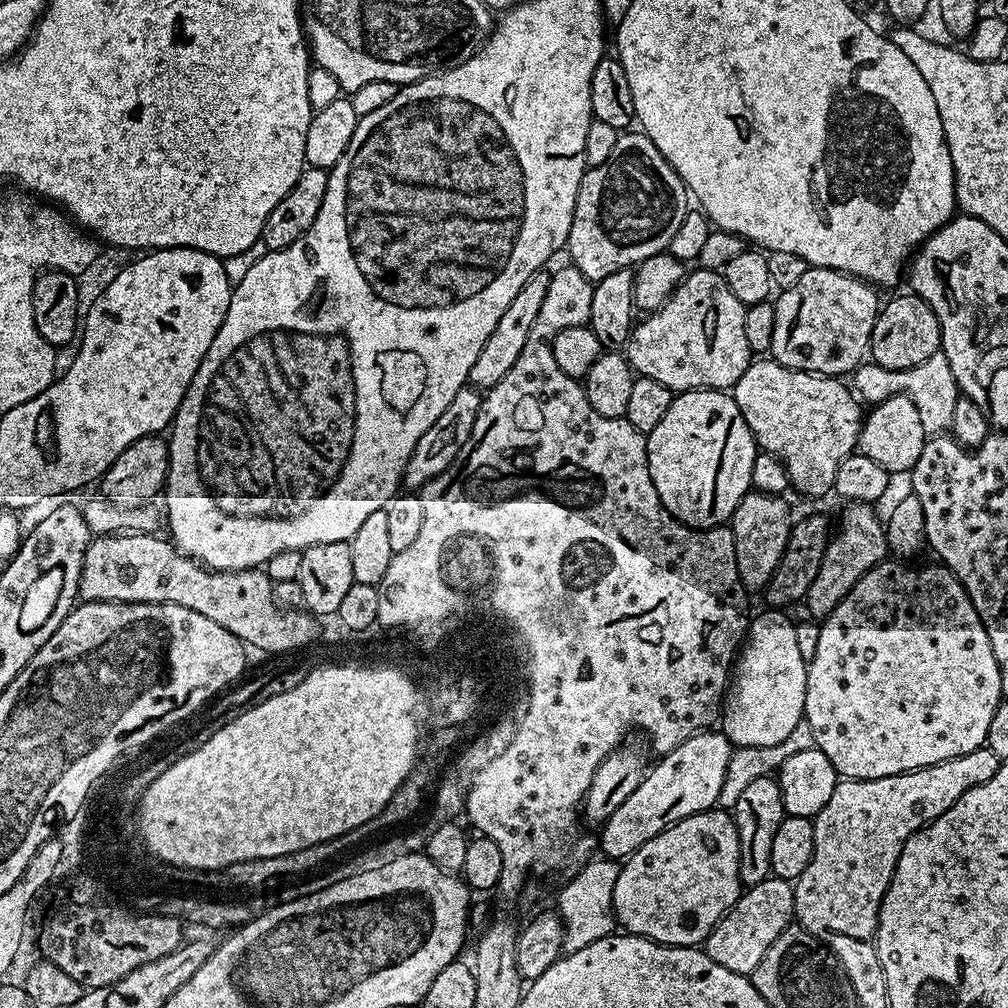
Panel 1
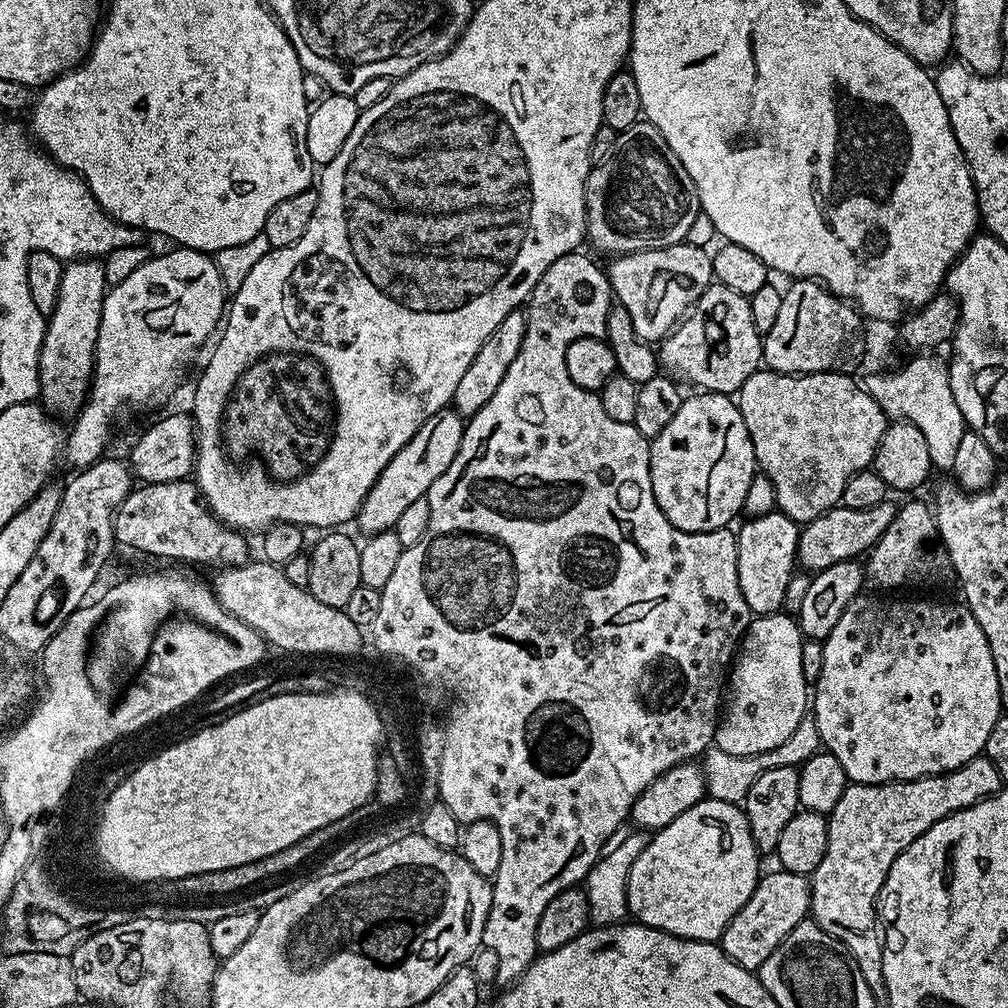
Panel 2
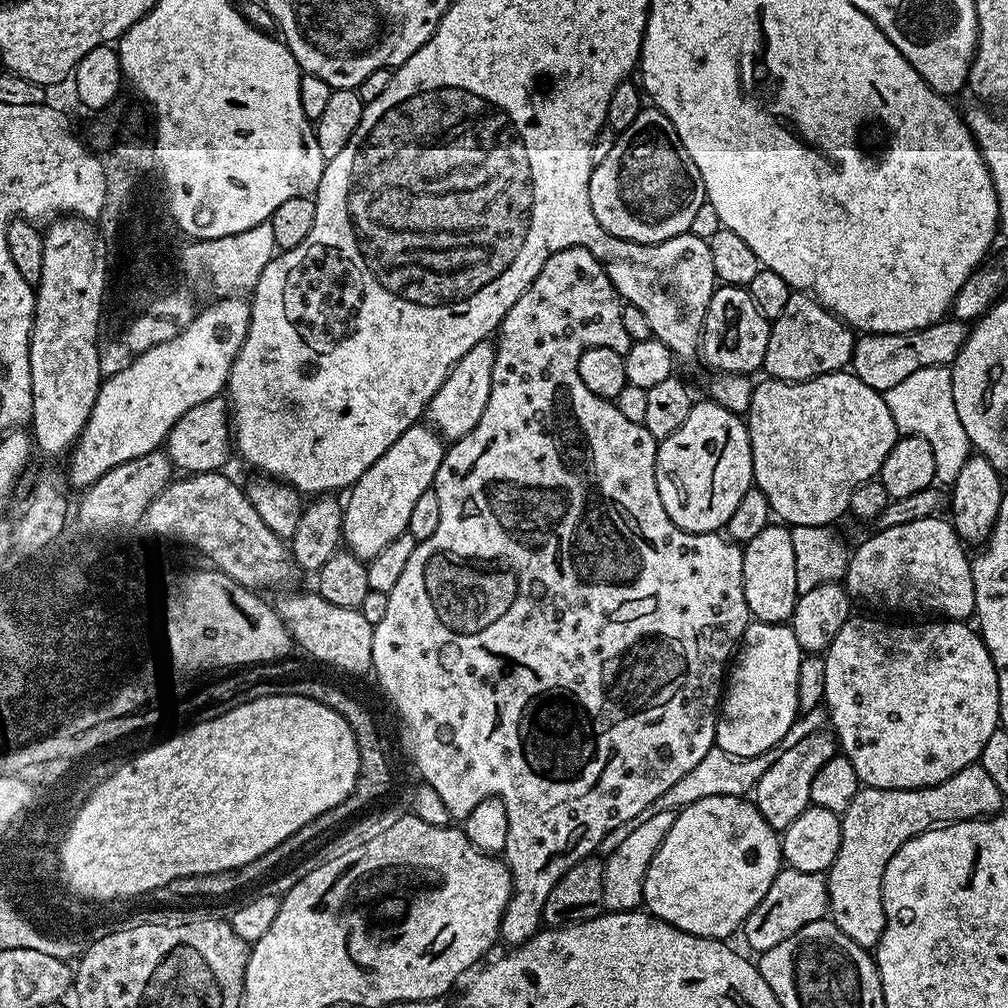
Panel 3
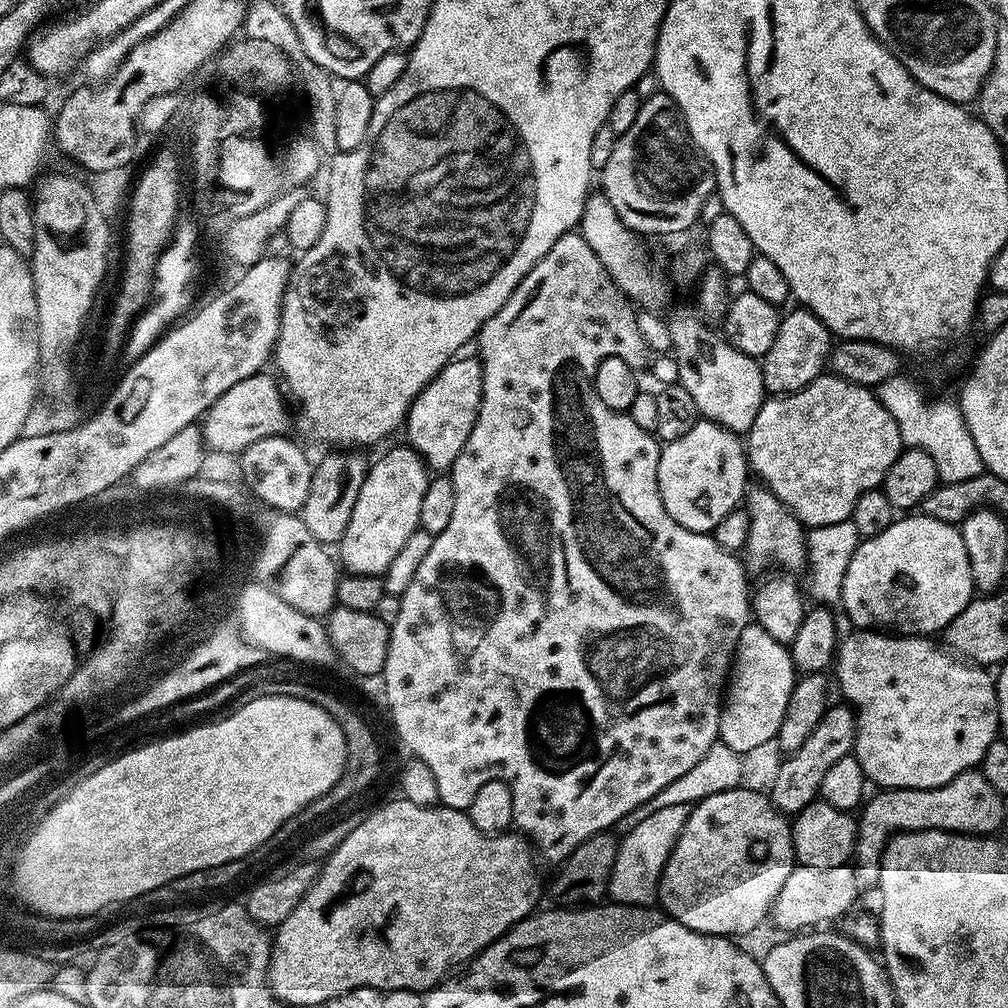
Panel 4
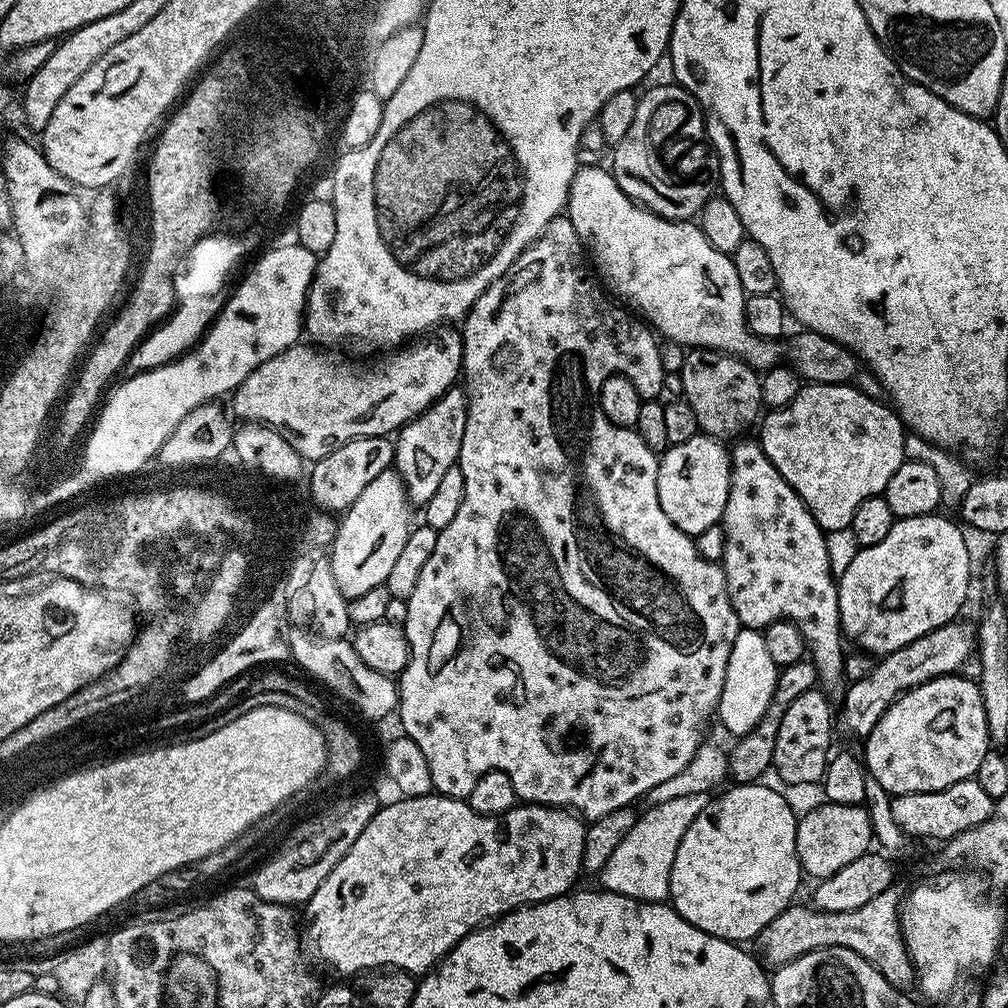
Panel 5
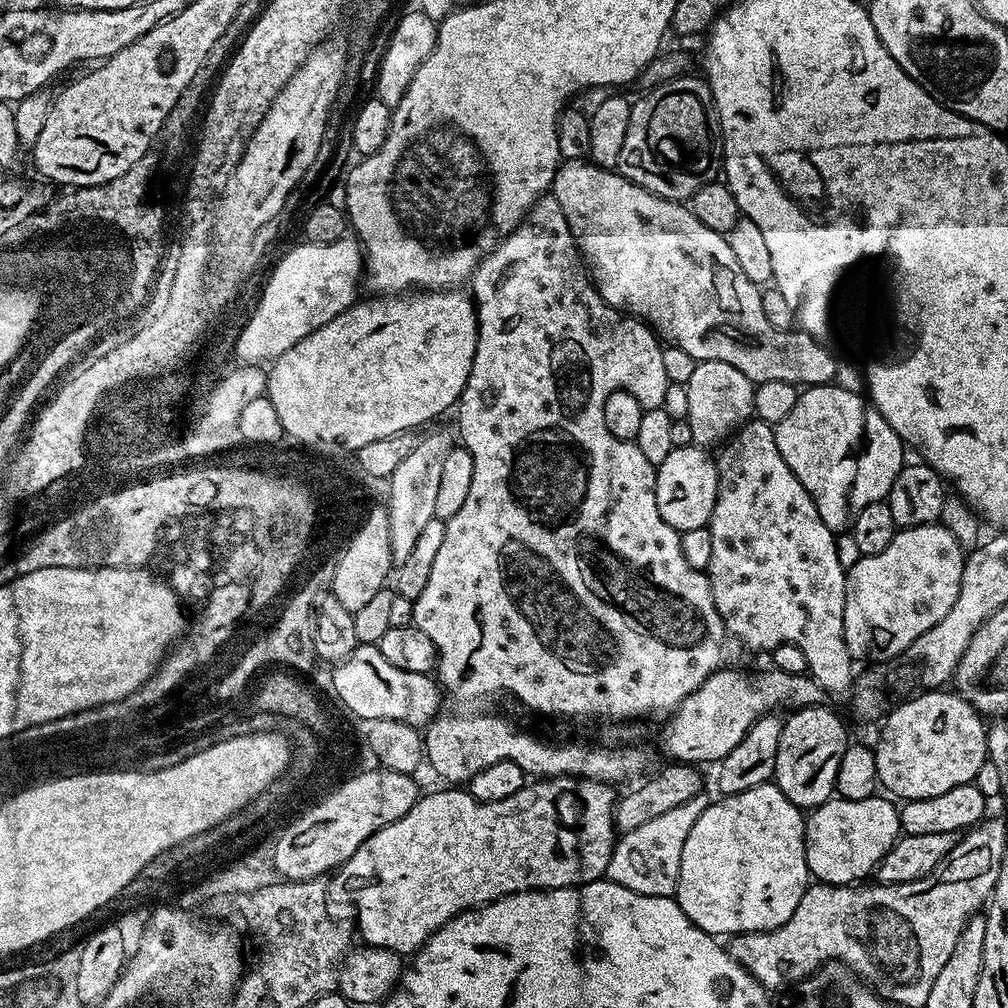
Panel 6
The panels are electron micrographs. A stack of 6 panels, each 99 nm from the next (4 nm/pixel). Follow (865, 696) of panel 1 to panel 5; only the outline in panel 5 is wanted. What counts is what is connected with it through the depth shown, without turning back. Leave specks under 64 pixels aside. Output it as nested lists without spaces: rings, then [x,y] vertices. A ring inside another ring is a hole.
[[[953,674],[951,676],[939,676],[930,682],[926,682],[922,686],[918,686],[914,690],[904,693],[889,706],[886,714],[882,714],[882,718],[878,722],[878,726],[866,738],[868,749],[862,752],[862,759],[866,765],[866,771],[869,776],[878,778],[878,786],[884,788],[885,793],[892,796],[901,796],[907,792],[932,792],[934,790],[942,790],[946,786],[950,786],[959,780],[970,780],[975,777],[978,766],[982,762],[982,758],[990,750],[990,741],[988,739],[988,723],[986,722],[986,706],[982,702],[982,694],[980,693],[980,685],[975,679],[967,680],[964,674]]]

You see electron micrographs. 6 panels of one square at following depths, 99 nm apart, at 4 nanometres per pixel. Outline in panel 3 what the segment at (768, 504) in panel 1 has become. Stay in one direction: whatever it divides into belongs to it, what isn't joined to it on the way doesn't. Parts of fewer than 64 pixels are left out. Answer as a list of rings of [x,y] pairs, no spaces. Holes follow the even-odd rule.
[[[772,522],[755,538],[743,545],[742,578],[746,606],[753,621],[783,624],[791,621],[796,605],[794,545],[790,531],[783,523]]]

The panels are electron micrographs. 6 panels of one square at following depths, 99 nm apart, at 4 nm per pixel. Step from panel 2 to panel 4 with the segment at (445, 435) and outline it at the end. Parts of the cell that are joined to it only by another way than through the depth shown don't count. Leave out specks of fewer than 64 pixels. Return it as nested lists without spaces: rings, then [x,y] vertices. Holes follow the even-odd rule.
[[[403,446],[404,448],[392,448],[380,461],[373,463],[368,469],[366,478],[362,482],[362,490],[358,490],[358,498],[354,502],[354,510],[350,514],[350,522],[346,526],[344,536],[338,541],[338,549],[340,548],[340,556],[338,552],[338,560],[341,565],[344,564],[349,573],[353,576],[380,576],[390,566],[390,562],[394,562],[394,558],[398,555],[398,550],[402,550],[402,546],[406,543],[406,538],[410,538],[410,534],[414,534],[416,529],[420,526],[420,515],[422,514],[422,494],[426,494],[426,486],[430,479],[429,469],[426,467],[420,455],[410,446]]]

